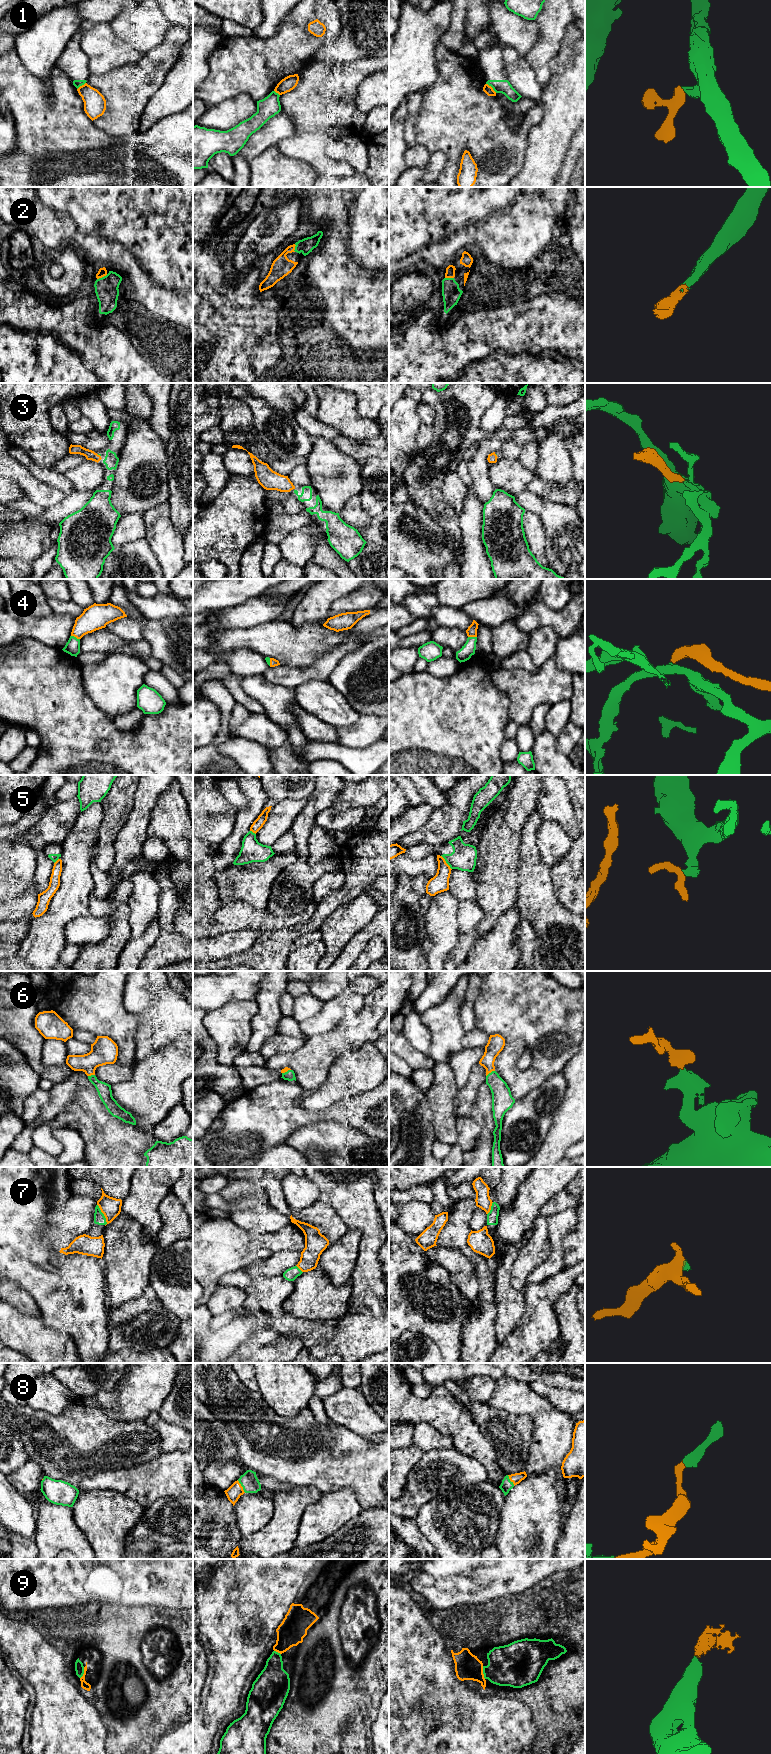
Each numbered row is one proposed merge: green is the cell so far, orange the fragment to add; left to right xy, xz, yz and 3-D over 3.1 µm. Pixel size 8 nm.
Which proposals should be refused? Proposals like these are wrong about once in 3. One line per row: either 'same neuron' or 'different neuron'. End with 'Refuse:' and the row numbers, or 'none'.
1: different neuron
2: same neuron
3: same neuron
4: same neuron
5: different neuron
6: same neuron
7: different neuron
8: same neuron
9: same neuron
Refuse: 1, 5, 7

